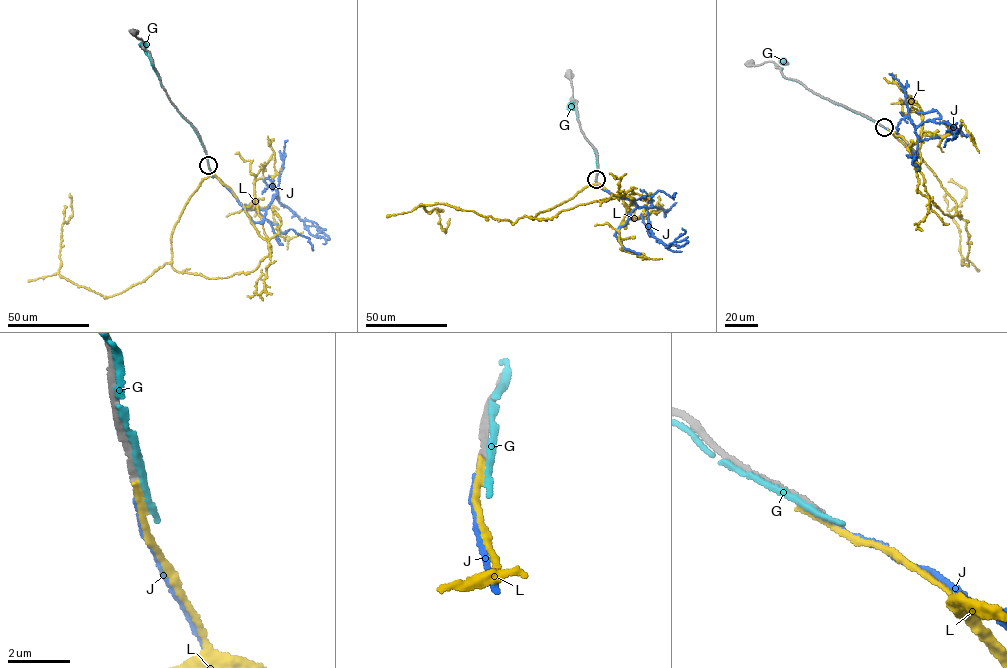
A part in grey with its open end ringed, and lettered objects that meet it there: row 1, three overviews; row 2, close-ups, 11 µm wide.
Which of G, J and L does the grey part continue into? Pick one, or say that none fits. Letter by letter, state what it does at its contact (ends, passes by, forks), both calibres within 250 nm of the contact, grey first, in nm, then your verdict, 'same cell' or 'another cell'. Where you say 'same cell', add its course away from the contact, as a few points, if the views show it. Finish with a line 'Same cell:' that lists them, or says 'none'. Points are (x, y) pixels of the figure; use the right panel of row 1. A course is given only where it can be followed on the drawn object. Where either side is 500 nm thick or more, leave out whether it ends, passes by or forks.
G: it passes by; calibres 200 and 180 nm; another cell
J: it ends; calibres 220 and 170 nm; another cell
L: it ends; calibres 240 and 240 nm; another cell
Same cell: none

